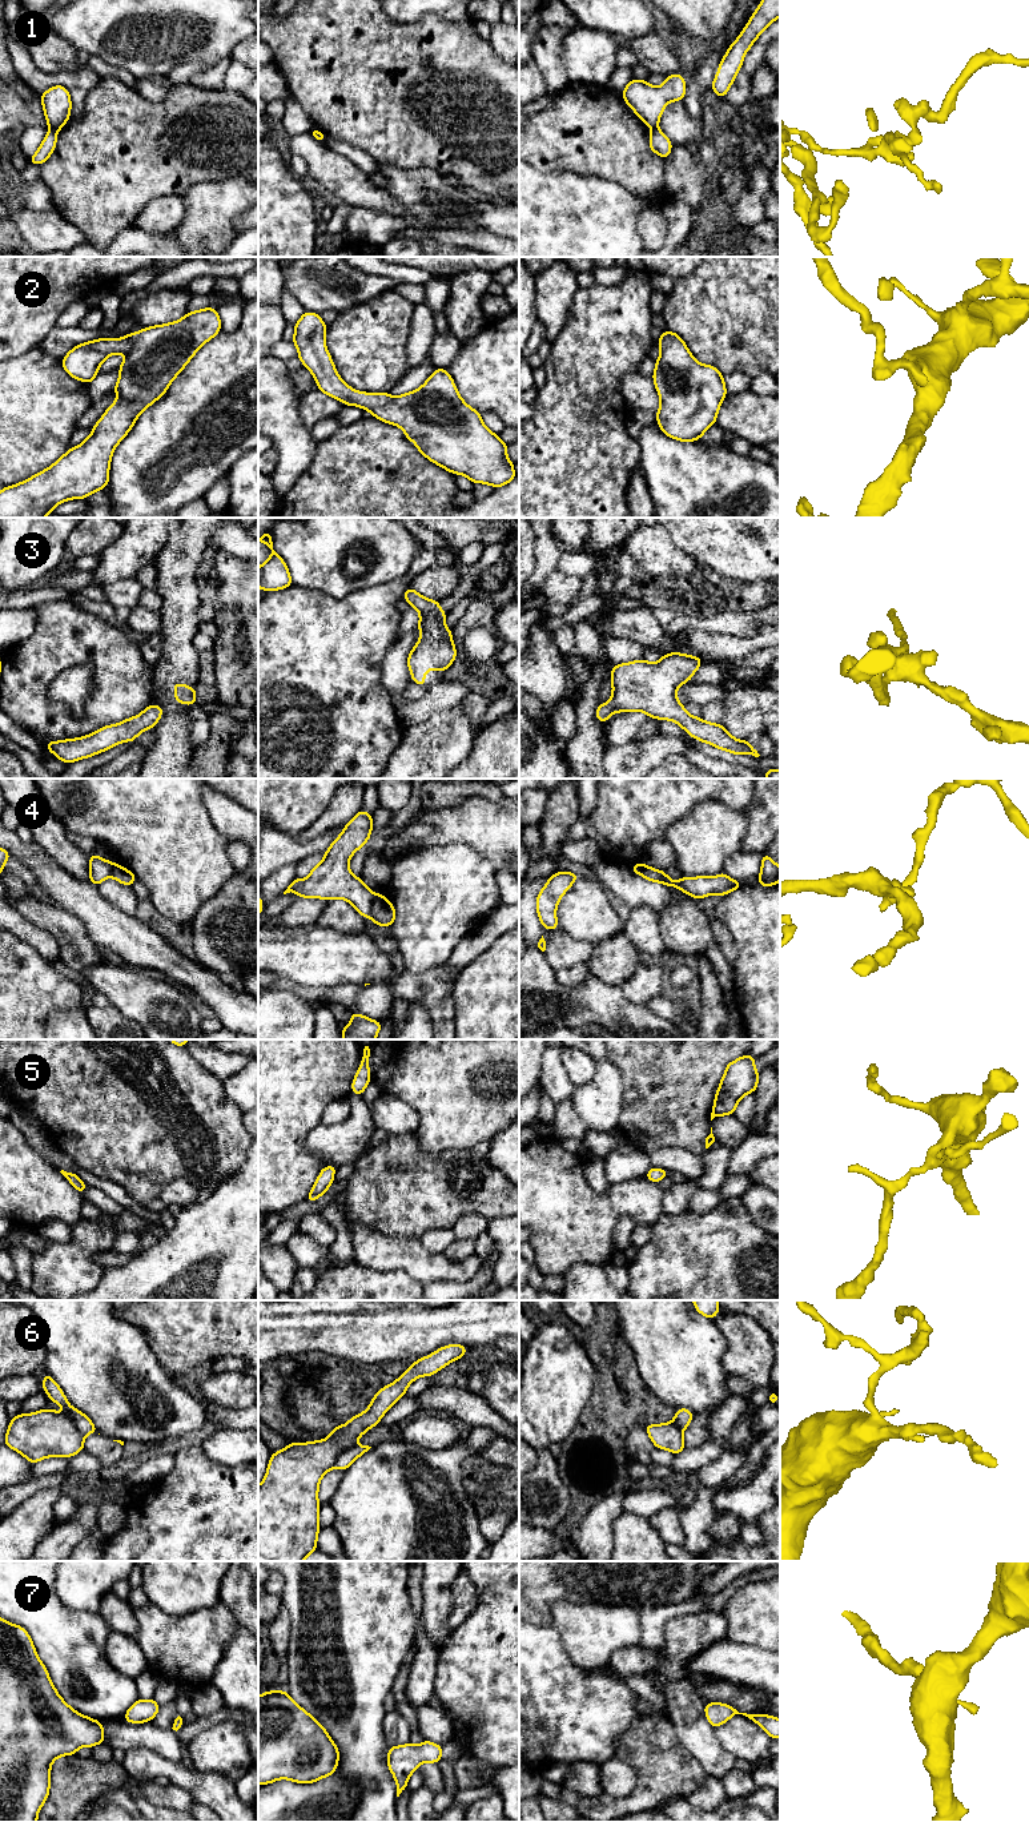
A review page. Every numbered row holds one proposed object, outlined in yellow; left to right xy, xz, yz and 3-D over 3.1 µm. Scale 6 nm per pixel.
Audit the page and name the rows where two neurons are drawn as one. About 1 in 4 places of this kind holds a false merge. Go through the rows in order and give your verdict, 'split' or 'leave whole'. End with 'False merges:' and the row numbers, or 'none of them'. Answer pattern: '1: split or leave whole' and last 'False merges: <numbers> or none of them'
1: split
2: leave whole
3: leave whole
4: split
5: leave whole
6: leave whole
7: leave whole
False merges: 1, 4

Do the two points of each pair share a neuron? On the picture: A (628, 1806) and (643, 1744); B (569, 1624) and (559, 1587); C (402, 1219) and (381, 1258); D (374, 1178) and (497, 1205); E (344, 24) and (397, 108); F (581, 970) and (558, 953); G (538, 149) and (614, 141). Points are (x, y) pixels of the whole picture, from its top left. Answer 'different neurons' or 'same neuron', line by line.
A: same neuron
B: different neurons
C: different neurons
D: same neuron
E: same neuron
F: different neurons
G: same neuron

